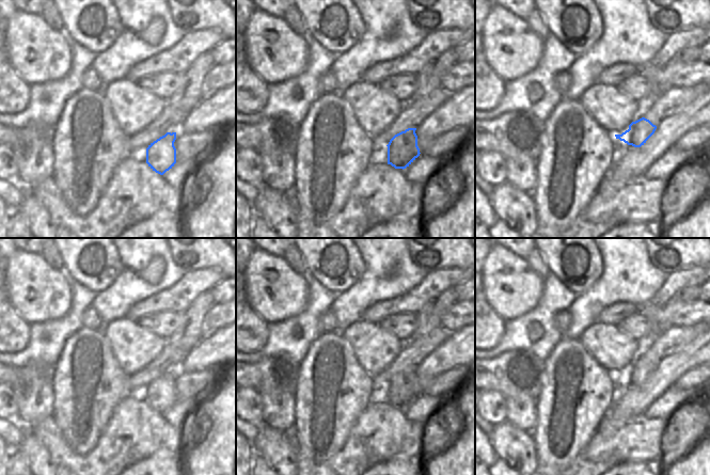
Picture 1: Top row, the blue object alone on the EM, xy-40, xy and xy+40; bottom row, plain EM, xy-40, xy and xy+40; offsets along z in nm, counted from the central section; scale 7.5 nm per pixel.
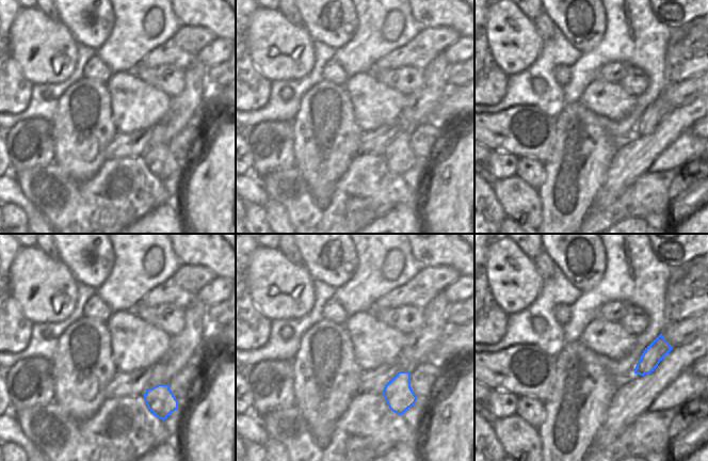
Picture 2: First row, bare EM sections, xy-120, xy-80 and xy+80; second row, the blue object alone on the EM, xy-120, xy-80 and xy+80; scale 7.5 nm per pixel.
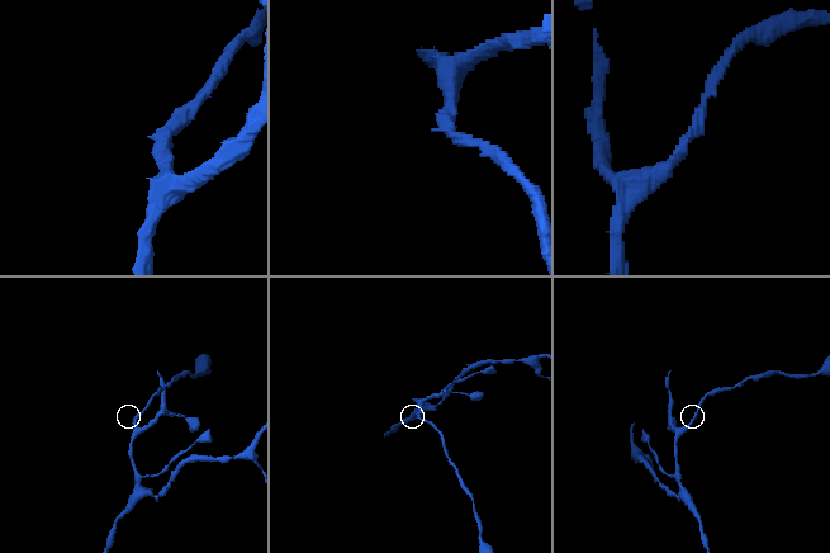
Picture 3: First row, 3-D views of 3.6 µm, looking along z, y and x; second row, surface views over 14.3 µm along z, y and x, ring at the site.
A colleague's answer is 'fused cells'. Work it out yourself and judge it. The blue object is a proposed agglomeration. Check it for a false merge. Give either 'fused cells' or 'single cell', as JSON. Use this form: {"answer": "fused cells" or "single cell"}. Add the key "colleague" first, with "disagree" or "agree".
{"colleague": "disagree", "answer": "single cell"}

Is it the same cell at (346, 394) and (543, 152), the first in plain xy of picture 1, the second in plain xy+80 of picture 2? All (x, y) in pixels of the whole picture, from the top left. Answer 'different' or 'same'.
different

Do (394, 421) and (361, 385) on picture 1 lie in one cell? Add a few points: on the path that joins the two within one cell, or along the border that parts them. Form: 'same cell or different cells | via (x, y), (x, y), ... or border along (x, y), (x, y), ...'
different cells | border along (371, 401), (354, 422)

